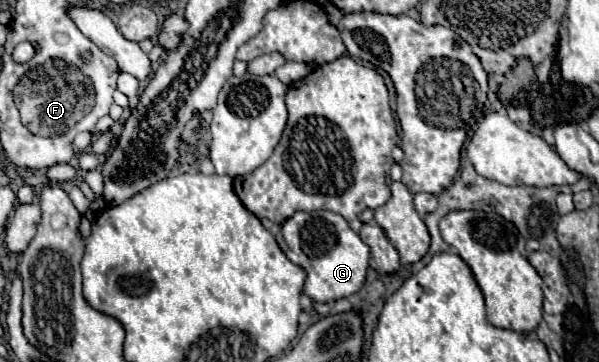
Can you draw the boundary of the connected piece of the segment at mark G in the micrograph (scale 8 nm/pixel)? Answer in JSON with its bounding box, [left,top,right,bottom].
[277,211,371,303]

